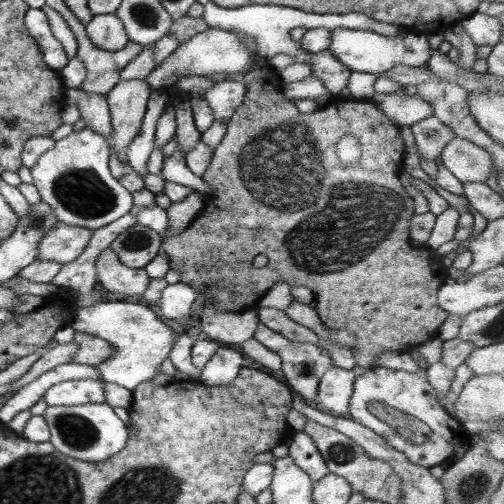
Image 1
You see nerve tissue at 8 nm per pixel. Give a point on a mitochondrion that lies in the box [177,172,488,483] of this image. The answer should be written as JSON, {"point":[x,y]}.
{"point":[339,453]}

